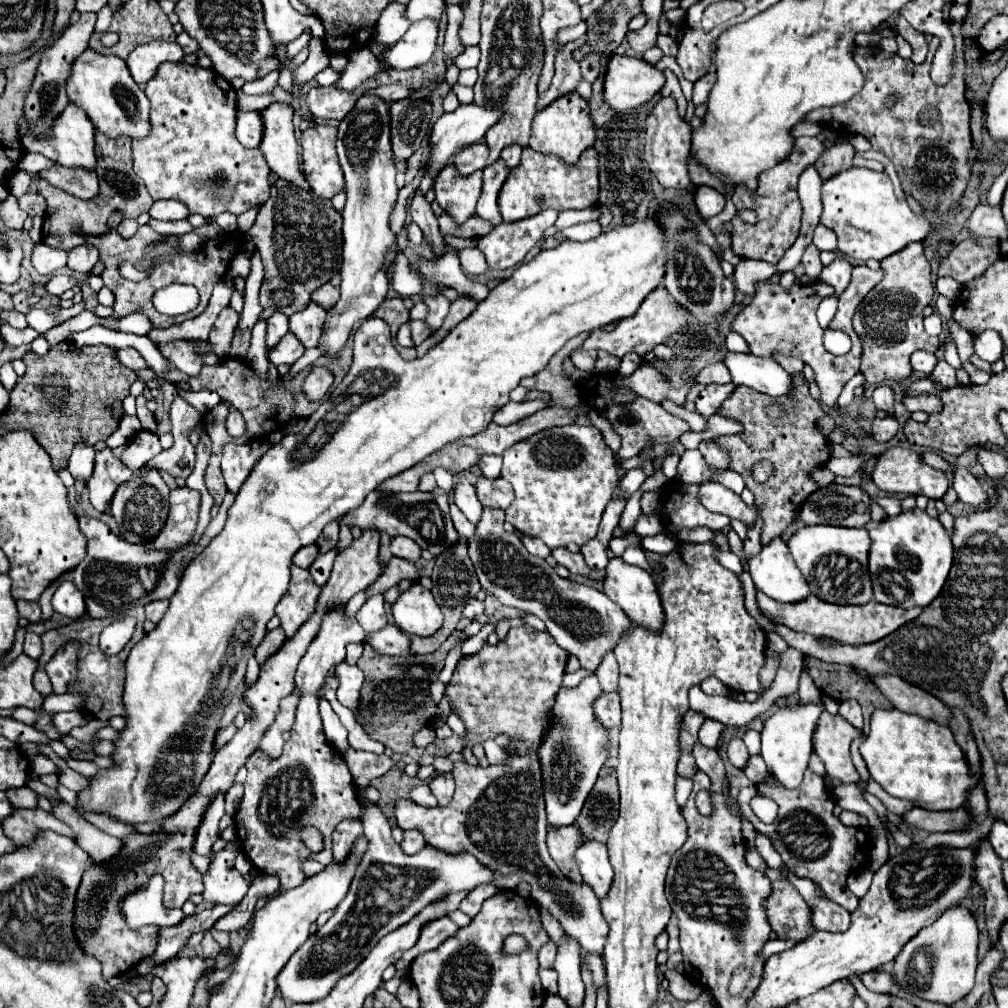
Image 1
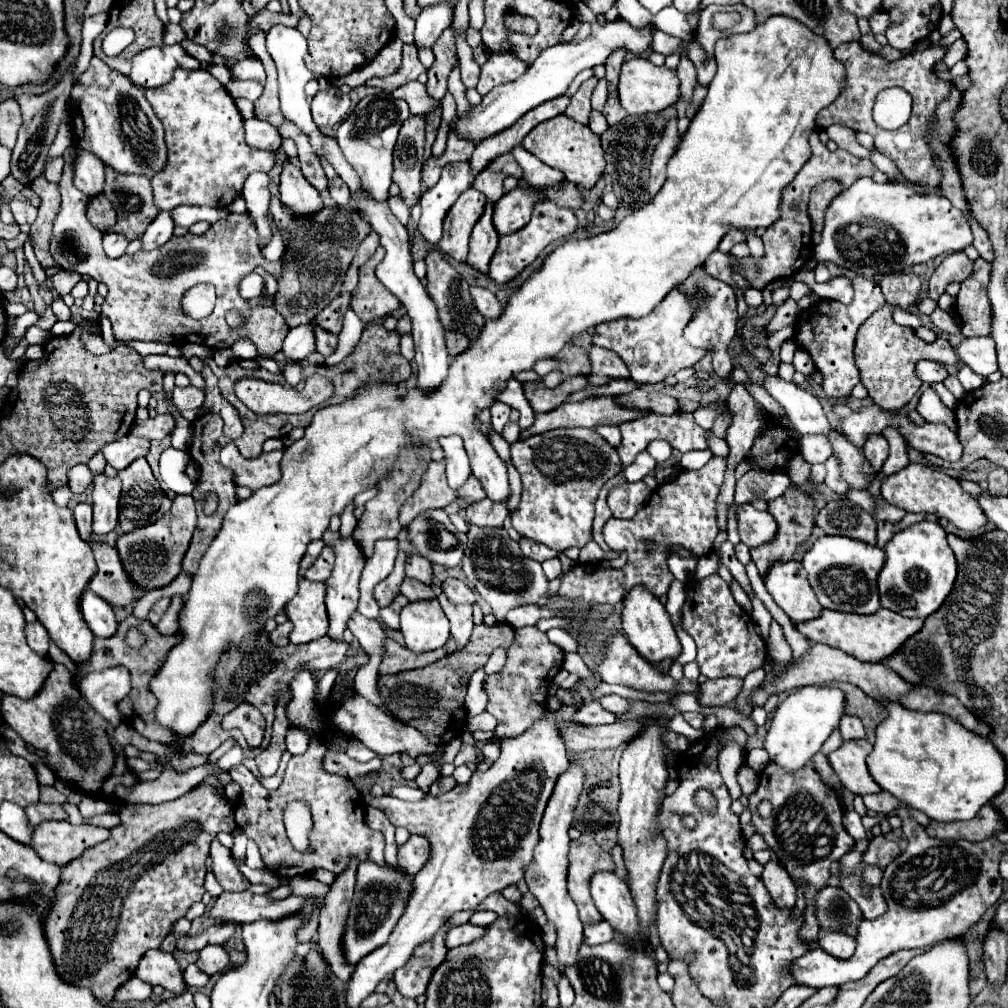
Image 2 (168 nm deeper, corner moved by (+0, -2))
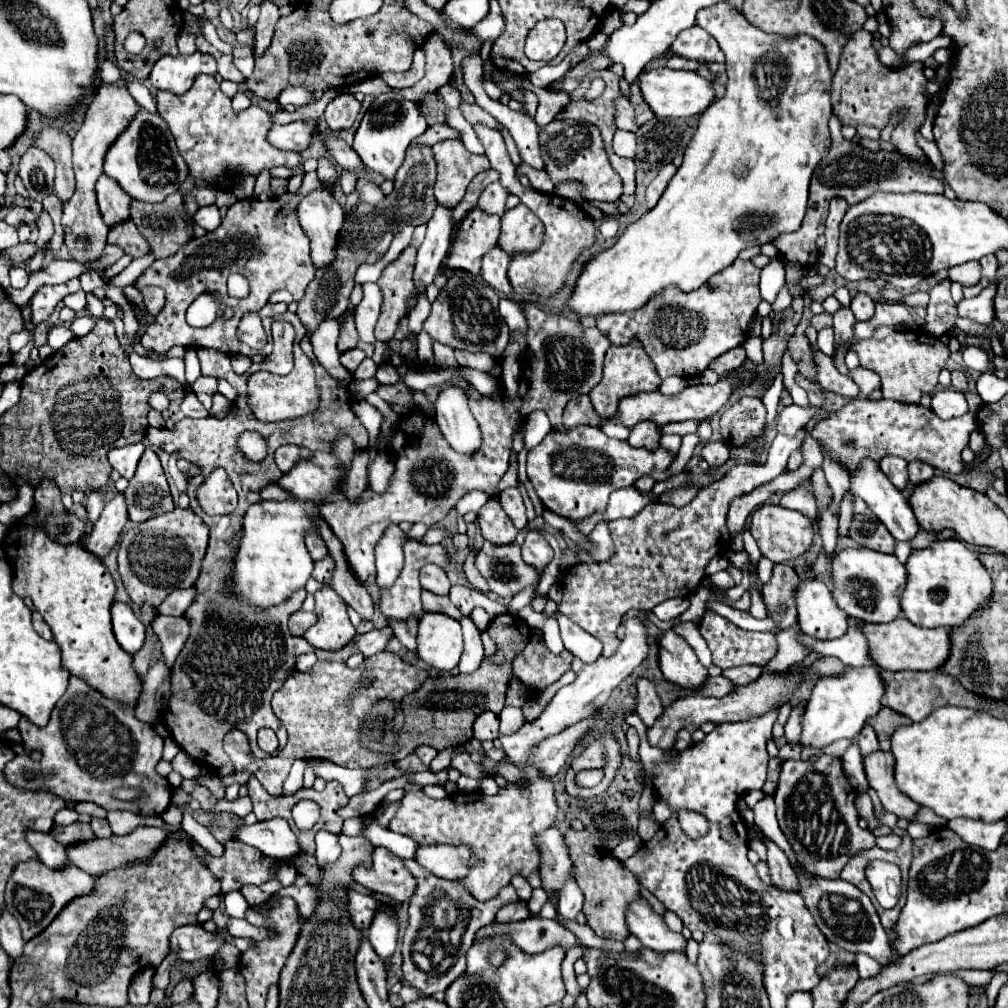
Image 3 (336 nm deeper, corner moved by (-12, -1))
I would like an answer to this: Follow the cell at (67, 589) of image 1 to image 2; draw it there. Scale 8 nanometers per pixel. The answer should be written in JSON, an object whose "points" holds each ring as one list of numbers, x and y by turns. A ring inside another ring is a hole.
{"points":[[84,590,80,596,80,612,94,636,112,636,116,632,118,620,114,618,112,606,100,600,94,592]]}

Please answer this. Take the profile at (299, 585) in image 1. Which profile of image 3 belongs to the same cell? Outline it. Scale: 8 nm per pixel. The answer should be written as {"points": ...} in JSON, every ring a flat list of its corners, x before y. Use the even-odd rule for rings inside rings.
{"points":[[330,585,314,593,314,597,318,621,304,633,304,637,316,649,340,651,356,635,356,629,346,613,346,603,336,595,336,591,332,591]]}

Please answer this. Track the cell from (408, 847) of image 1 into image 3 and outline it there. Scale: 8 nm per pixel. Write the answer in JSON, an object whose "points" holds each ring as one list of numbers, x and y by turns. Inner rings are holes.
{"points":[[430,845,430,847,418,847,416,861,432,871,436,877,444,879,464,879,468,875,468,865,472,859,472,849,466,845]]}

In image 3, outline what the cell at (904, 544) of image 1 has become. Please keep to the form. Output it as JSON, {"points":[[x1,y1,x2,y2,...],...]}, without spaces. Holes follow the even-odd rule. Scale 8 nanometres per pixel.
{"points":[[956,539,934,541,922,551,914,551,906,563,908,583,902,595,902,613,920,627,962,627,972,615,992,601,992,579,980,559]]}

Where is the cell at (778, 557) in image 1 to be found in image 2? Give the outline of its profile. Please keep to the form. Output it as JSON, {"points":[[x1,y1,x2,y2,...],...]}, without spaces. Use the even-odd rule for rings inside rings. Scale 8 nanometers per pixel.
{"points":[[796,560,772,562,764,576,764,586,792,622,812,620,822,610,816,594,806,580,802,564]]}

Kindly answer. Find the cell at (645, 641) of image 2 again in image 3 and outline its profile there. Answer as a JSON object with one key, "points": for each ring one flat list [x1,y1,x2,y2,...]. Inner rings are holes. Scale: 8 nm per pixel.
{"points":[[672,629,662,631,660,637,660,669,684,691,698,691,708,679,708,669,698,661,694,649]]}

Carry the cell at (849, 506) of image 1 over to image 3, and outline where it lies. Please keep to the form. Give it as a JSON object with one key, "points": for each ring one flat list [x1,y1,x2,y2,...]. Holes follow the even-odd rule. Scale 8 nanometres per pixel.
{"points":[[856,515,852,521,850,537,860,543,860,547,874,549,878,553,894,553,896,539,888,535,888,529,876,519,876,515]]}

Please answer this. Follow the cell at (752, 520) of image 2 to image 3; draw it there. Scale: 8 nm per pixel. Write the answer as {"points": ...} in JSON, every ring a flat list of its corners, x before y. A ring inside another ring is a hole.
{"points":[[762,505,760,509,756,509,752,513,750,533,756,539,762,555,766,559,770,559,772,563,786,563,790,559,800,557,802,553,806,553,810,549,812,535,814,535,812,519,808,519,800,511,790,511,782,505]]}

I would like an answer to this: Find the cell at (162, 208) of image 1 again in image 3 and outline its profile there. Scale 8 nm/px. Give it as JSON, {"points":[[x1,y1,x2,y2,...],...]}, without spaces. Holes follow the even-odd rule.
{"points":[[208,205,208,207,200,207,198,213,194,215,194,221,204,227,206,231,214,231,220,227,220,211,216,205]]}

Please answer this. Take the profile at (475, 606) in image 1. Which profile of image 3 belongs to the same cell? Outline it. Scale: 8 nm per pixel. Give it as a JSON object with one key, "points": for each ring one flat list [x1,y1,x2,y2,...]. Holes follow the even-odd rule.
{"points":[[464,617,460,621,460,625,464,629,464,653,458,663,458,673,466,675,480,667,480,663,484,659,484,647,480,641,480,631,476,629,476,625,472,623,470,617]]}

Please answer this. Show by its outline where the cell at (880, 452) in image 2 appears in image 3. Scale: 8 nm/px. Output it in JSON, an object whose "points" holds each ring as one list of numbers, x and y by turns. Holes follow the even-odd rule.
{"points":[[888,457,880,461,882,473,892,481,898,491,904,491,908,485,908,461,900,457]]}

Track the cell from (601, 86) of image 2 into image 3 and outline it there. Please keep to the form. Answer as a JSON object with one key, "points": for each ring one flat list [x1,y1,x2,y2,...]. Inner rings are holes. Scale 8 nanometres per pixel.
{"points":[[620,97,620,103,616,103,616,125,618,129,632,131,632,133,640,129,640,125,634,121,634,107,624,97]]}

